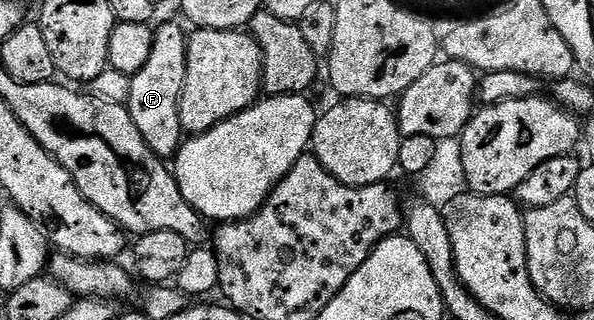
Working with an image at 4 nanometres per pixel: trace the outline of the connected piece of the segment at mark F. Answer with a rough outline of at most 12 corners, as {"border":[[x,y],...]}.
{"border":[[156,26],[125,106],[145,145],[171,161],[185,142],[179,94],[189,35]]}

